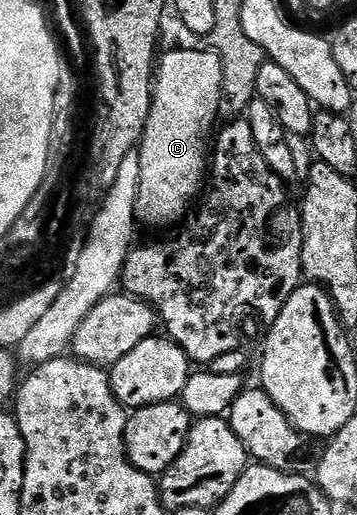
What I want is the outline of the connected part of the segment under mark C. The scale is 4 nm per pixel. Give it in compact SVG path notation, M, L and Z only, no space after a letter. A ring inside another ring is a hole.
M171 49L158 58L151 86L149 119L137 146L140 183L135 220L140 226L148 225L151 229L178 226L188 216L187 208L194 203L199 188L205 185L209 173L209 146L225 98L219 54L204 49Z

